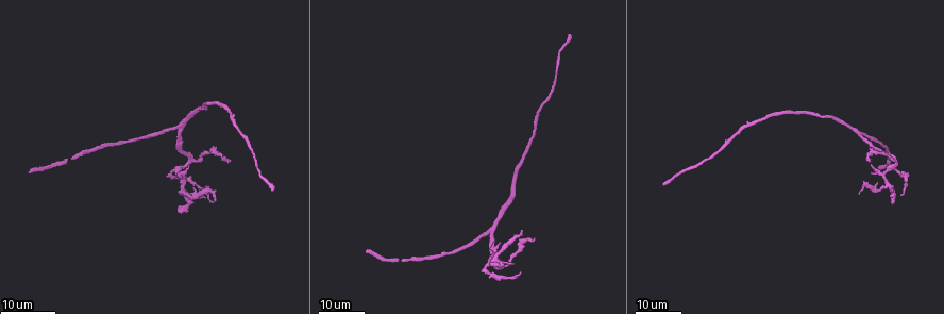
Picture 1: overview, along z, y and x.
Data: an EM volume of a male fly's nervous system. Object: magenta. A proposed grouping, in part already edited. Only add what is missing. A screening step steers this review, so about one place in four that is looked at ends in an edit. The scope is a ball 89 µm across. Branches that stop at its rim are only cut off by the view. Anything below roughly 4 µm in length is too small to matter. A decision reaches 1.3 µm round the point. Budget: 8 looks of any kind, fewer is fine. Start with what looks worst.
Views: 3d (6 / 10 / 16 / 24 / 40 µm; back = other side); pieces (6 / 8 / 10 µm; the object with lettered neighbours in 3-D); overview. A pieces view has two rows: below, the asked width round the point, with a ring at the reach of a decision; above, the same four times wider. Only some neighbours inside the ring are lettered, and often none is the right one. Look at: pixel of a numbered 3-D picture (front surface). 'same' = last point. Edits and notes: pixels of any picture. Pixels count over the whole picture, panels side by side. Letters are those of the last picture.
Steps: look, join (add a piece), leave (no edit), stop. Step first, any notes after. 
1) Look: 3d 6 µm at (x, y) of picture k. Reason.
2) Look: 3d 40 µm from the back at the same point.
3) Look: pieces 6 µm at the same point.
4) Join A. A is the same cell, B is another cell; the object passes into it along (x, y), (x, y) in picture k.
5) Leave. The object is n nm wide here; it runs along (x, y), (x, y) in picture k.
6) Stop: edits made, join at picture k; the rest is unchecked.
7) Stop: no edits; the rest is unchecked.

Look: 3d 16 µm at (532, 239) of picture 1. An open end.

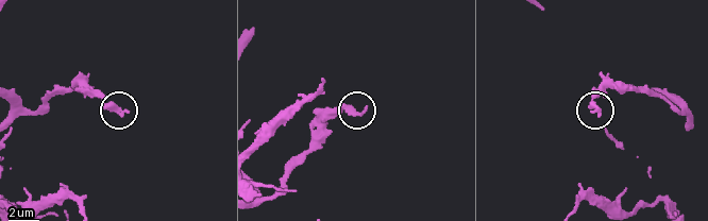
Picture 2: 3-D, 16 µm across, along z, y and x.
Look: pieces 6 µm at (592, 111) of picture 2.

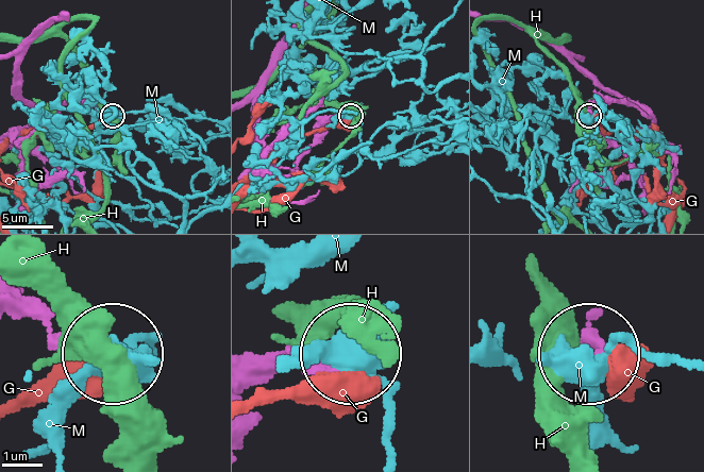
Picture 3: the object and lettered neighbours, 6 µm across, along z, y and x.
Leave. G, H and M are other cells; no lettered piece goes on from it.

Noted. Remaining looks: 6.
Look: 3d 16 µm at (30, 172) of picture 1.

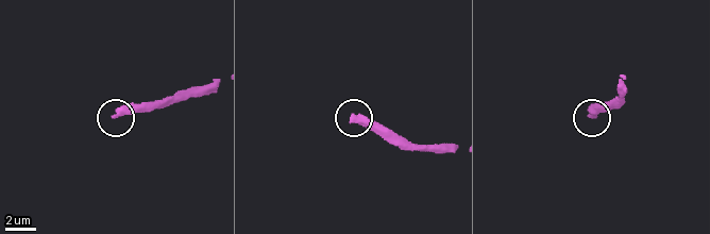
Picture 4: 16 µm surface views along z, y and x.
Look: 3d 6 µm at (114, 117) of picture 4. Closer look.

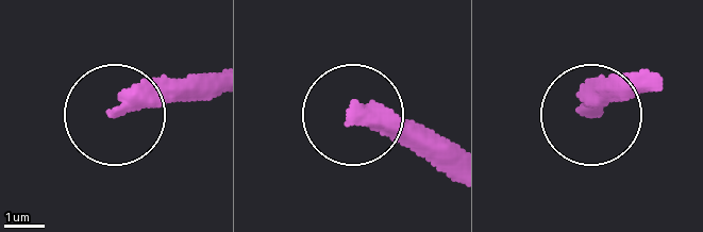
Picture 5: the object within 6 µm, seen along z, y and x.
Look: pieces 8 µm at (590, 110) of picture 5.

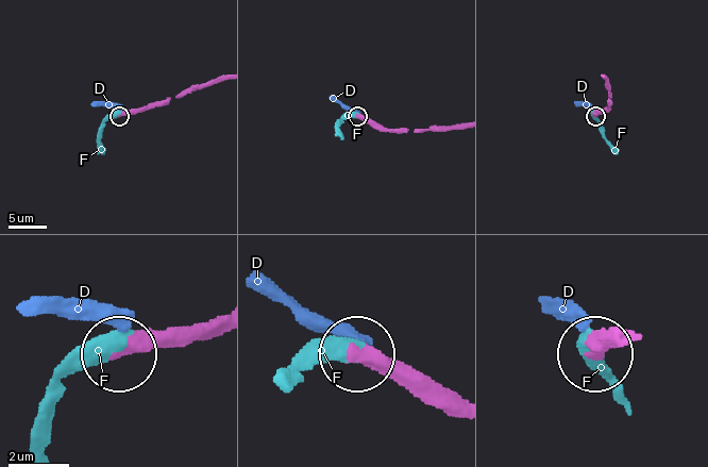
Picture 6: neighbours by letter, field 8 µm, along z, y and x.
Join F. F is the same cell, D is another cell; the object passes into it along (202, 326), (90, 355), (62, 386), (45, 454) in picture 6; it goes on there.

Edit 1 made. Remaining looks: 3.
Look: 3d 16 µm at (179, 213) of picture 1. Branch stops here.

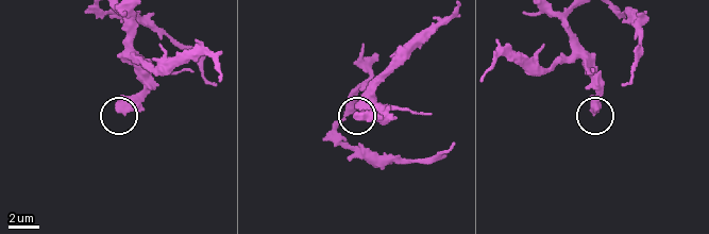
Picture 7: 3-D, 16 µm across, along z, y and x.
Look: pieces 8 µm at (357, 117) of picture 7. What lies round it.

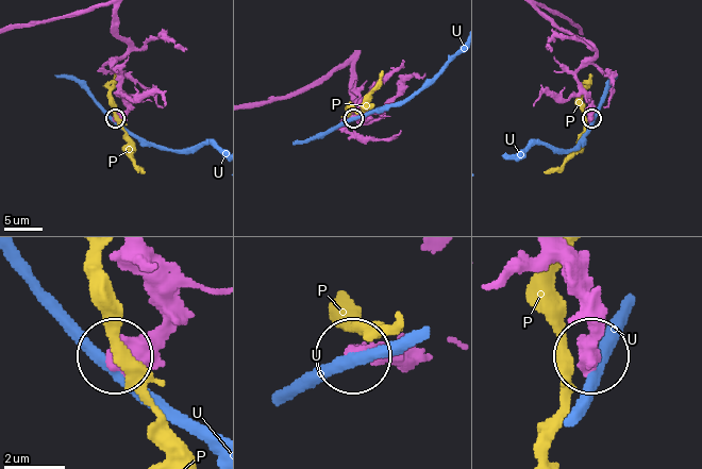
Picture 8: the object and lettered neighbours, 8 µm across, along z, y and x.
Leave. P and U are other cells; none of them fits.

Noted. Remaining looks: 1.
Stop: edits made, join at picture 6; the rest is unchecked.

